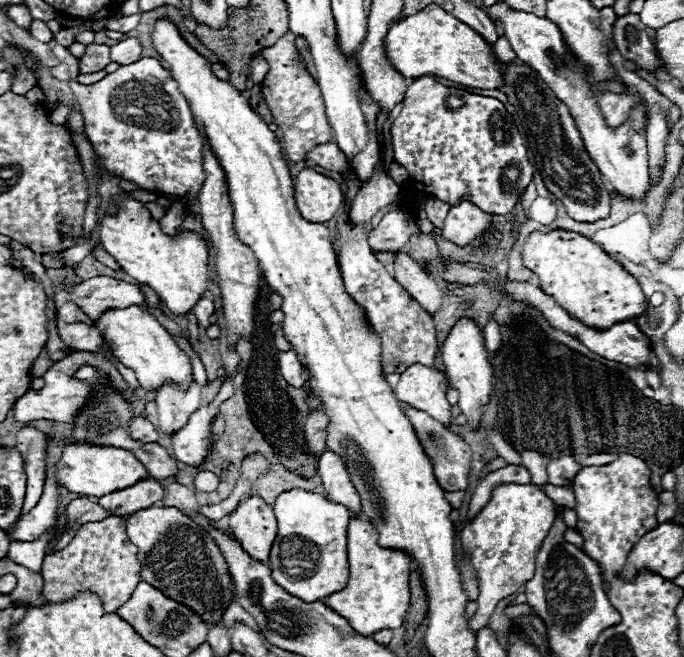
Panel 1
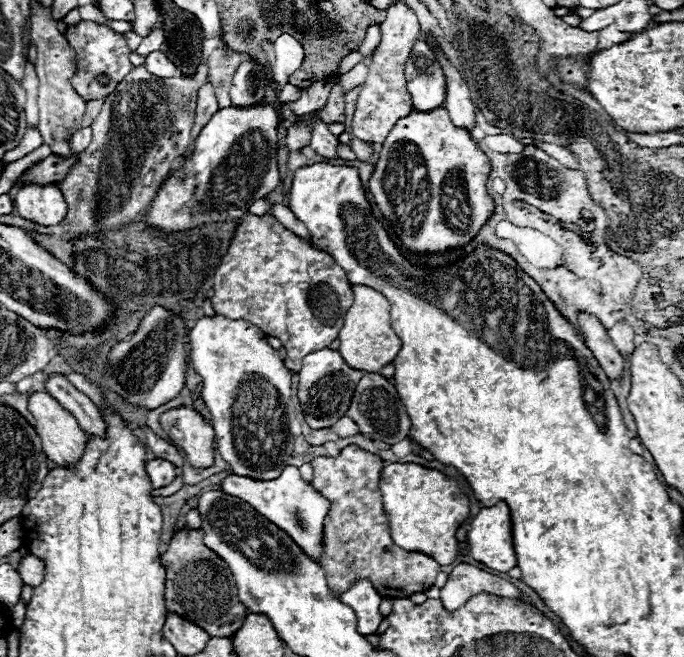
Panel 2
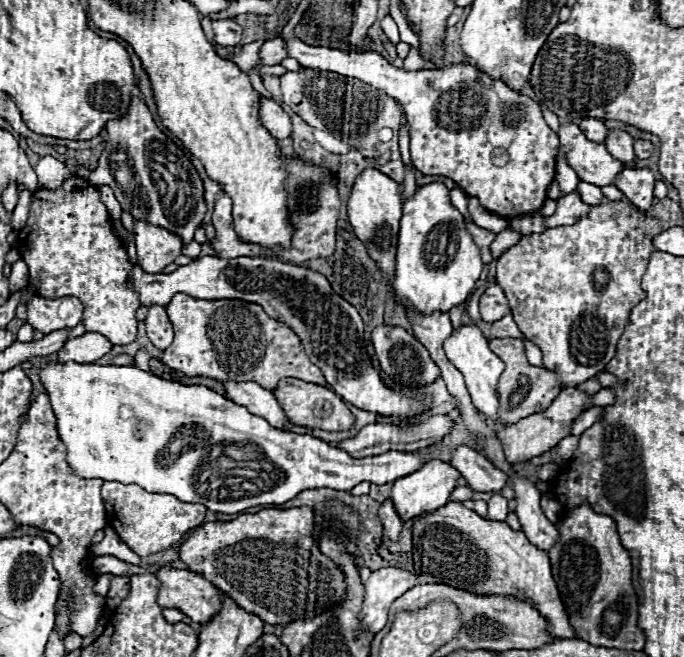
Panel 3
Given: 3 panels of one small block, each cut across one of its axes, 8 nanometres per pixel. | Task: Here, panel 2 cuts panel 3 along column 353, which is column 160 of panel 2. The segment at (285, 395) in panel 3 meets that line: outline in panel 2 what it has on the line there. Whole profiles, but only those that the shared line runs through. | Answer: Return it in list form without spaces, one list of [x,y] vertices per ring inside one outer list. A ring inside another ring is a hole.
[[[170,408],[160,414],[160,426],[194,468],[214,464],[214,430],[196,410]]]

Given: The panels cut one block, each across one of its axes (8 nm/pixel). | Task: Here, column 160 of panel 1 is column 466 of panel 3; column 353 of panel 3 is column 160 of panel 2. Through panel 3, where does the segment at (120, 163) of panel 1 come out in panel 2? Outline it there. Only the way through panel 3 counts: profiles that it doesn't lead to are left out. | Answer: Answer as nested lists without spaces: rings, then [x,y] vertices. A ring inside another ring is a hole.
[[[150,52],[146,56],[146,62],[144,62],[146,70],[158,78],[170,78],[176,74],[176,66],[162,54],[162,52]]]

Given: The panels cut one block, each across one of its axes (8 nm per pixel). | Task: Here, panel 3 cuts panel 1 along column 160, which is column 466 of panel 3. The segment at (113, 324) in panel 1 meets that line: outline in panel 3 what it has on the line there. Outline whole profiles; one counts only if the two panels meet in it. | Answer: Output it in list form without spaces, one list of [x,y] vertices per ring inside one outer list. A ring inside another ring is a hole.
[[[472,324],[470,326],[460,326],[444,342],[444,350],[446,350],[448,360],[464,374],[464,380],[466,380],[466,386],[468,386],[468,392],[472,396],[474,406],[482,414],[490,416],[498,424],[498,428],[504,428],[500,424],[500,394],[498,394],[498,380],[500,380],[500,376],[504,372],[504,364],[502,364],[502,360],[498,356],[494,356],[494,352],[490,352],[488,340],[484,338],[484,334]]]

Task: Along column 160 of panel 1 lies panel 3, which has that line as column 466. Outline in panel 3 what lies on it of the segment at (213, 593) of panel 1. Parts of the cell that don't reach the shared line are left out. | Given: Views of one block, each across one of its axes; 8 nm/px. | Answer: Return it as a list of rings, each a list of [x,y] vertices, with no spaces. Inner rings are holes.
[[[448,502],[446,506],[438,508],[434,512],[414,518],[412,534],[414,534],[414,568],[416,568],[416,574],[424,576],[424,582],[446,584],[446,586],[452,586],[458,590],[486,594],[486,596],[492,596],[492,594],[494,596],[514,596],[514,598],[530,604],[532,608],[536,608],[546,618],[550,636],[578,638],[568,620],[566,608],[560,600],[558,586],[552,578],[548,552],[530,544],[530,540],[526,538],[526,534],[522,530],[512,530],[506,522],[486,520],[486,518],[478,516],[474,510],[466,508],[462,502]]]

